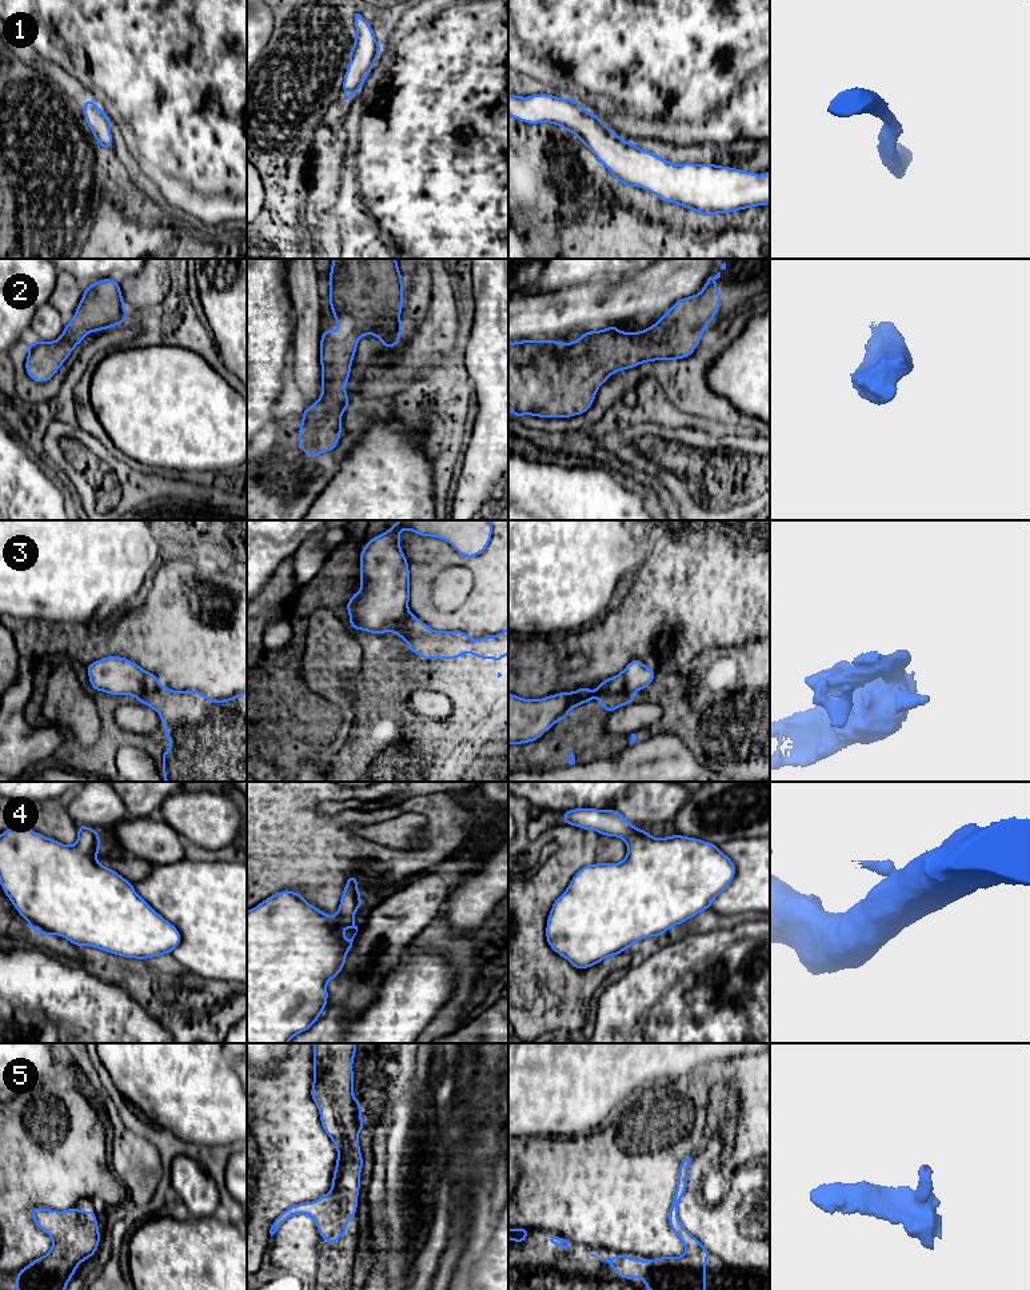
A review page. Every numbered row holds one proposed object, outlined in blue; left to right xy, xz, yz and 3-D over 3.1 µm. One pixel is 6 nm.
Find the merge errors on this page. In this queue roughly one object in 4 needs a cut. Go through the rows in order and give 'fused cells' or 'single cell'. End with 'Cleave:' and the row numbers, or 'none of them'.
1: single cell
2: single cell
3: fused cells
4: single cell
5: single cell
Cleave: 3

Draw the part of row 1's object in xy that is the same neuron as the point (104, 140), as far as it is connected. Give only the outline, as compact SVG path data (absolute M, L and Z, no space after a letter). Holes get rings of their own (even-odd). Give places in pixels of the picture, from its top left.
M92 100L83 101L83 113L85 115L87 125L92 131L97 144L104 149L112 148L111 119L103 112L97 103Z

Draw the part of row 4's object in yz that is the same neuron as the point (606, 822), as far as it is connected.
M567 810L563 811L563 824L616 836L627 844L622 862L582 867L552 903L546 926L547 943L578 970L618 956L646 938L662 936L671 927L710 908L735 878L735 864L719 846L679 834L654 838L634 827L616 810Z

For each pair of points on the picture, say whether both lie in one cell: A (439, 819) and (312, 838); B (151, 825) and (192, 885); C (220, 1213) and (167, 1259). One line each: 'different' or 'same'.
A: same
B: different
C: same

